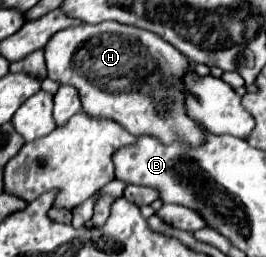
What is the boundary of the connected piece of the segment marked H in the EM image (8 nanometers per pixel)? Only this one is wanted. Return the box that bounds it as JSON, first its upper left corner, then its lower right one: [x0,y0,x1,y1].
[43,22,203,144]

